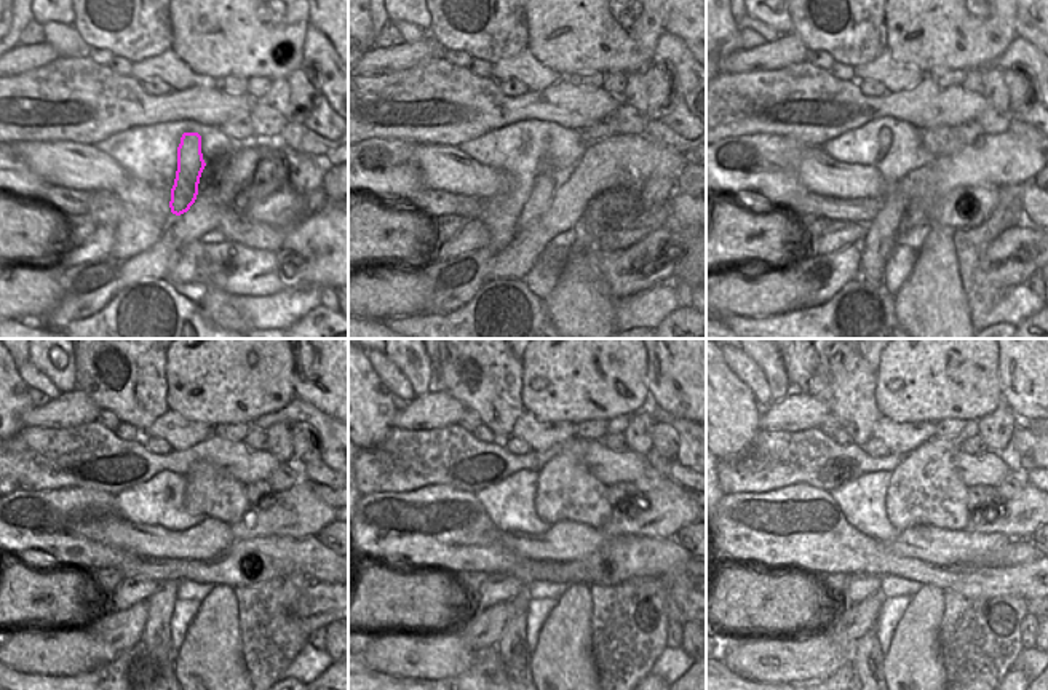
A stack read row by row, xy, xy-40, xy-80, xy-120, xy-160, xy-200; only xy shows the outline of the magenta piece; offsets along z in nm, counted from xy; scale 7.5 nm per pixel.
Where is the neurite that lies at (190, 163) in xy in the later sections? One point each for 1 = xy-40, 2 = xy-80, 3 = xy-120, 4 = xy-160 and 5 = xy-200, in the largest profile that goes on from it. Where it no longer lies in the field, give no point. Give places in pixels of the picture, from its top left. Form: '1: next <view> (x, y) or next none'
1: next xy-40 (548, 181)
2: next xy-80 (877, 243)
3: next xy-120 (157, 638)
4: next xy-160 (512, 646)
5: next xy-200 (866, 655)

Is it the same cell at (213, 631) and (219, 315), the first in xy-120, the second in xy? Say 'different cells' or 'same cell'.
same cell

